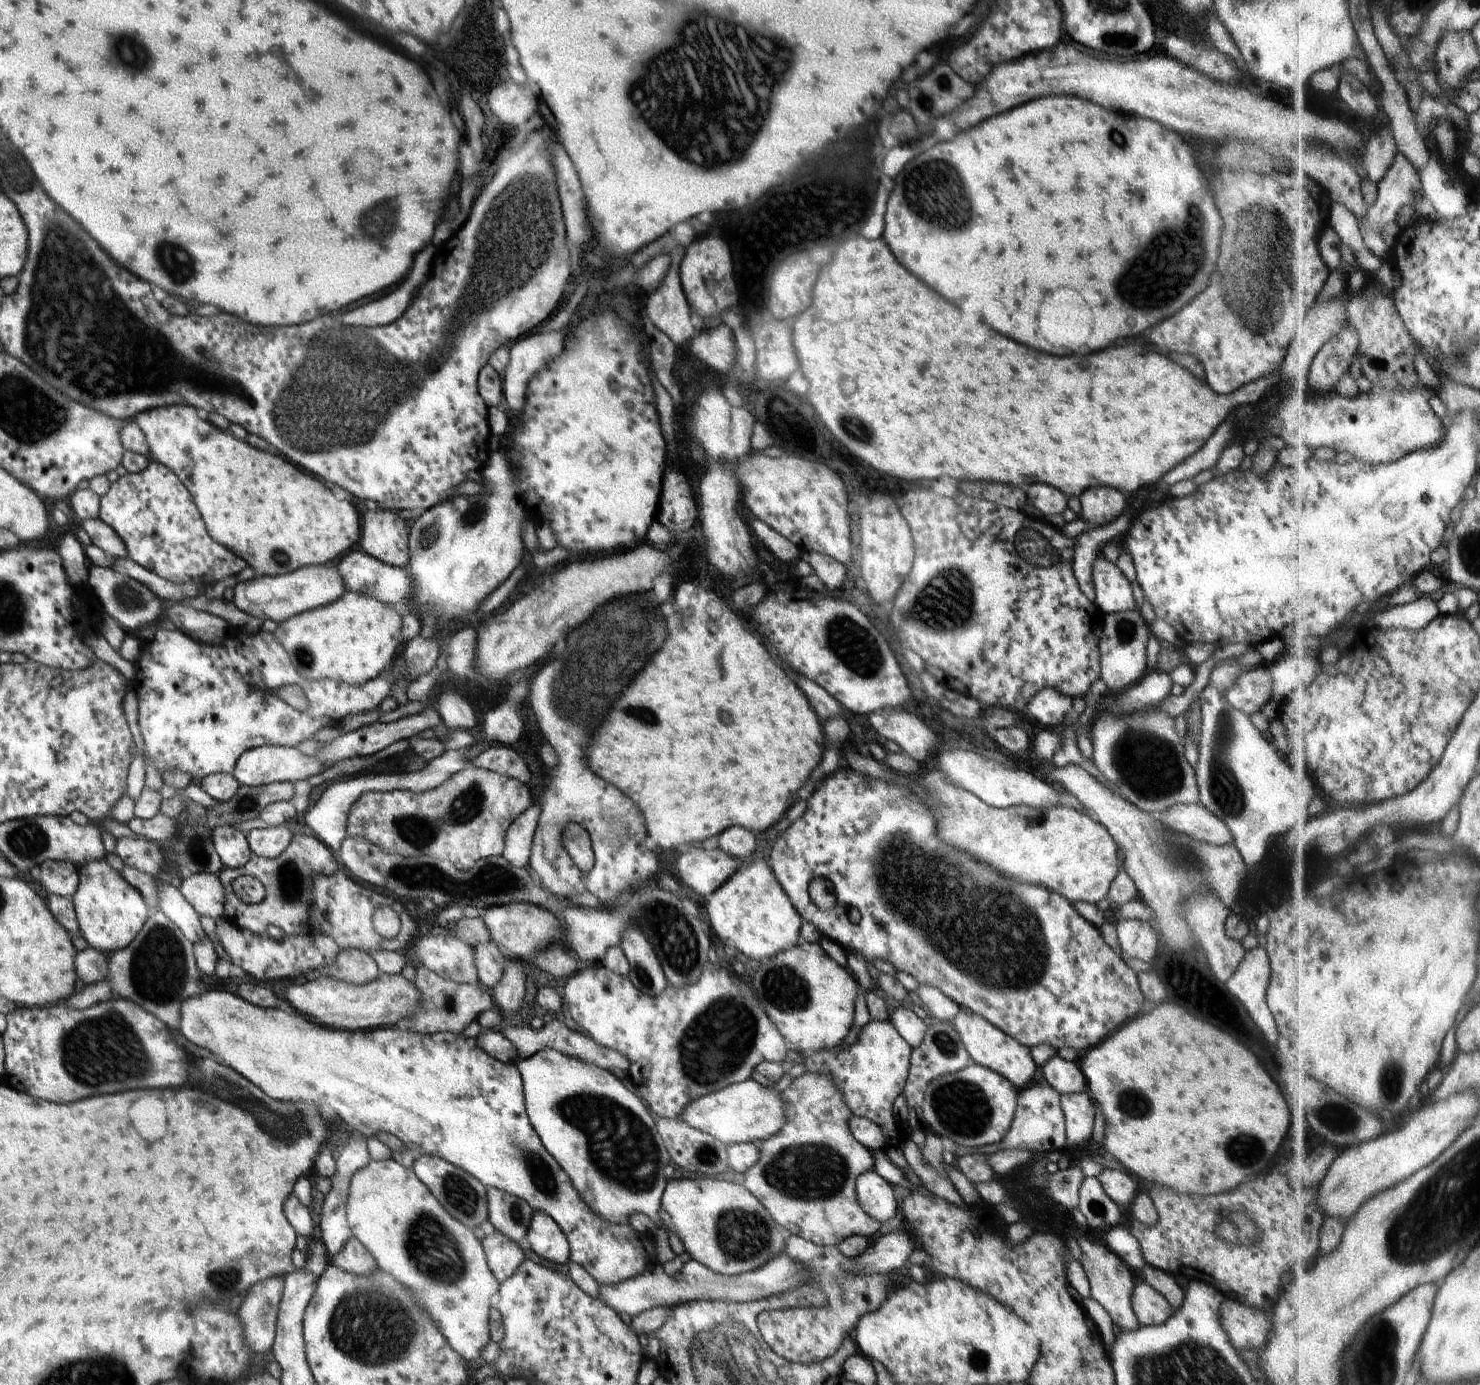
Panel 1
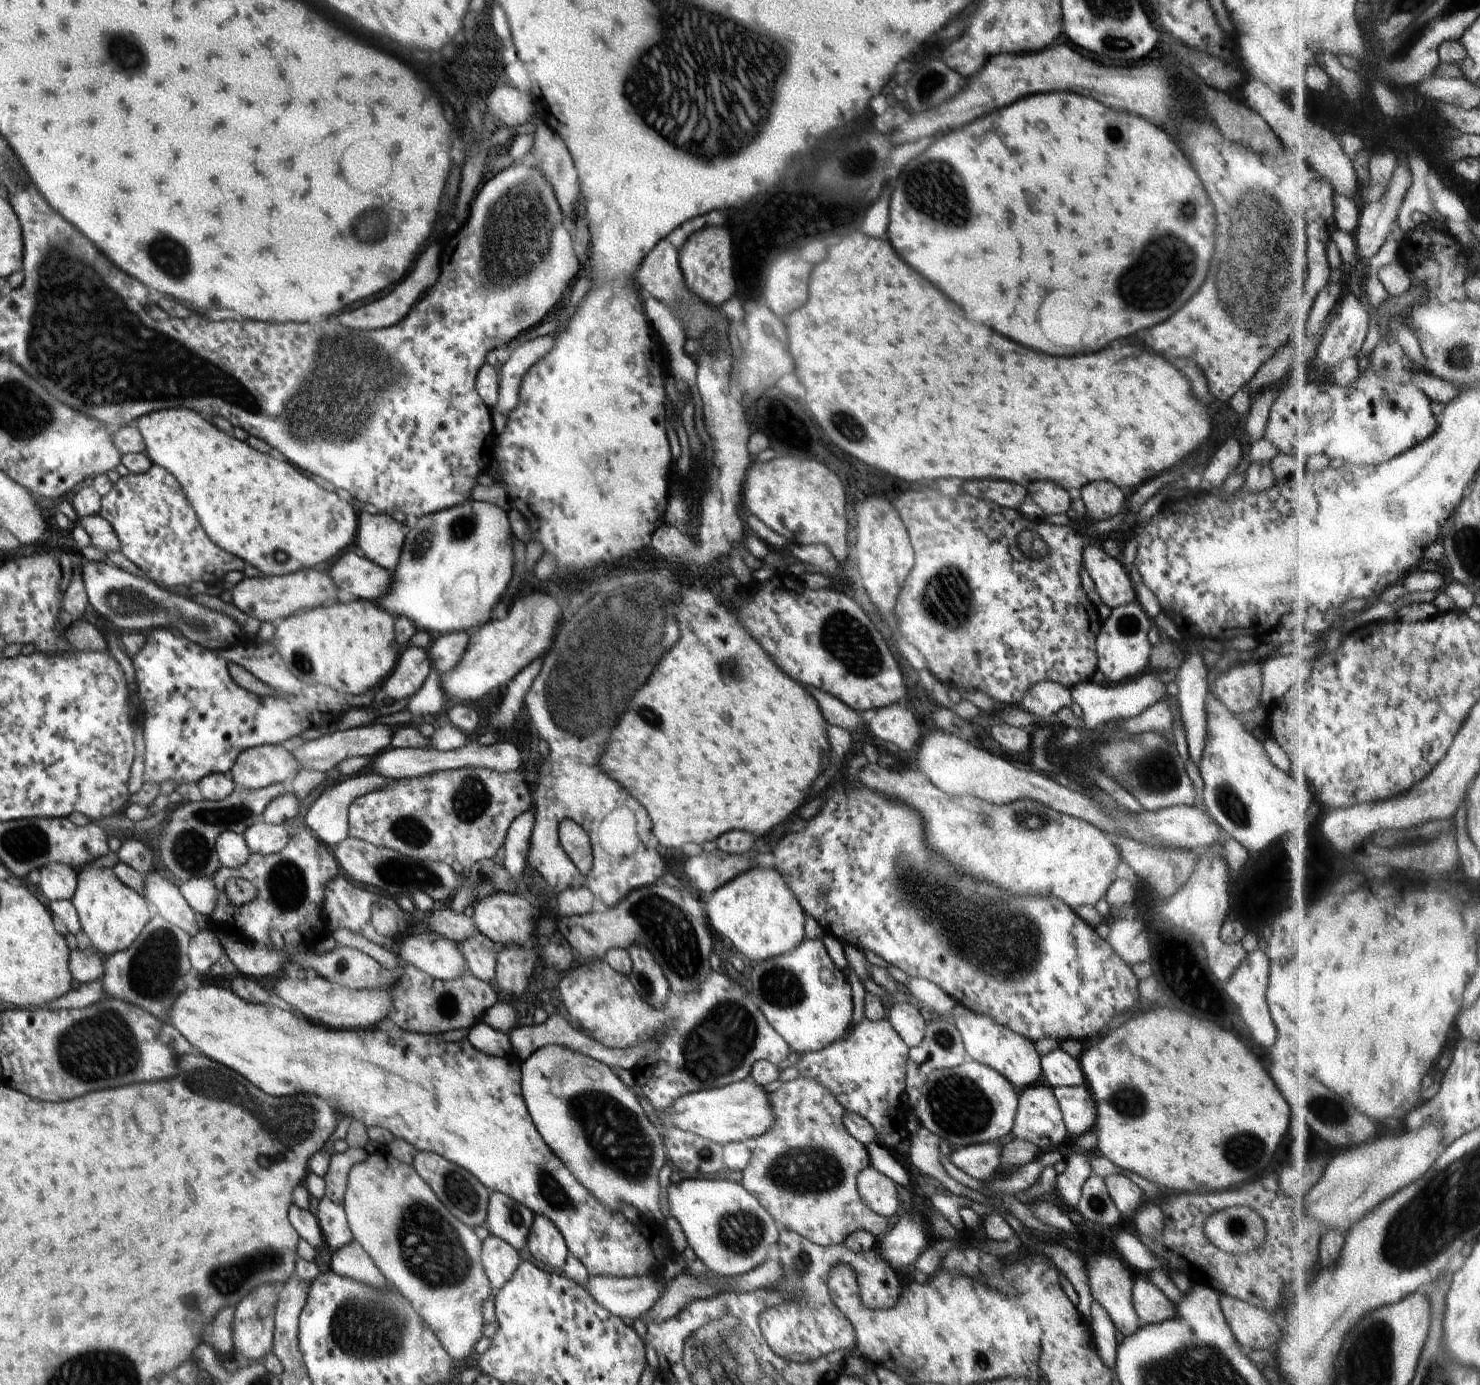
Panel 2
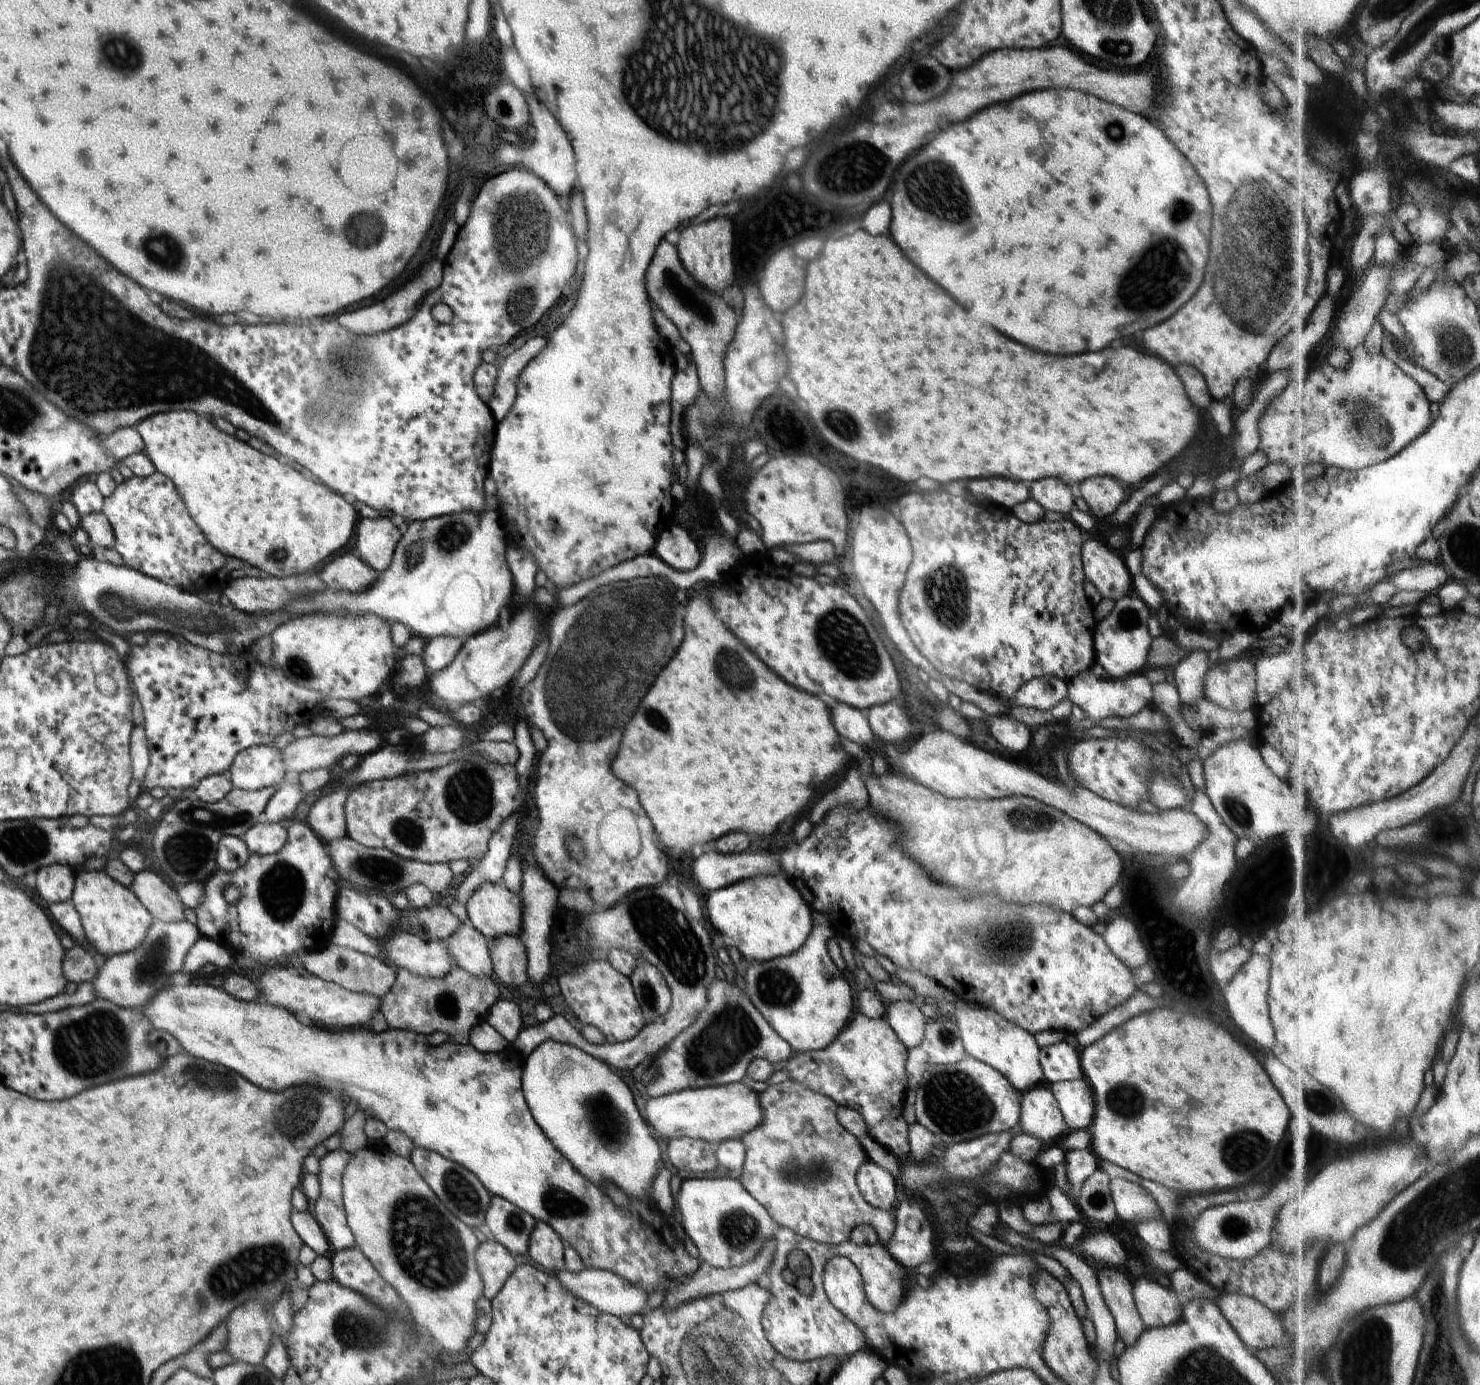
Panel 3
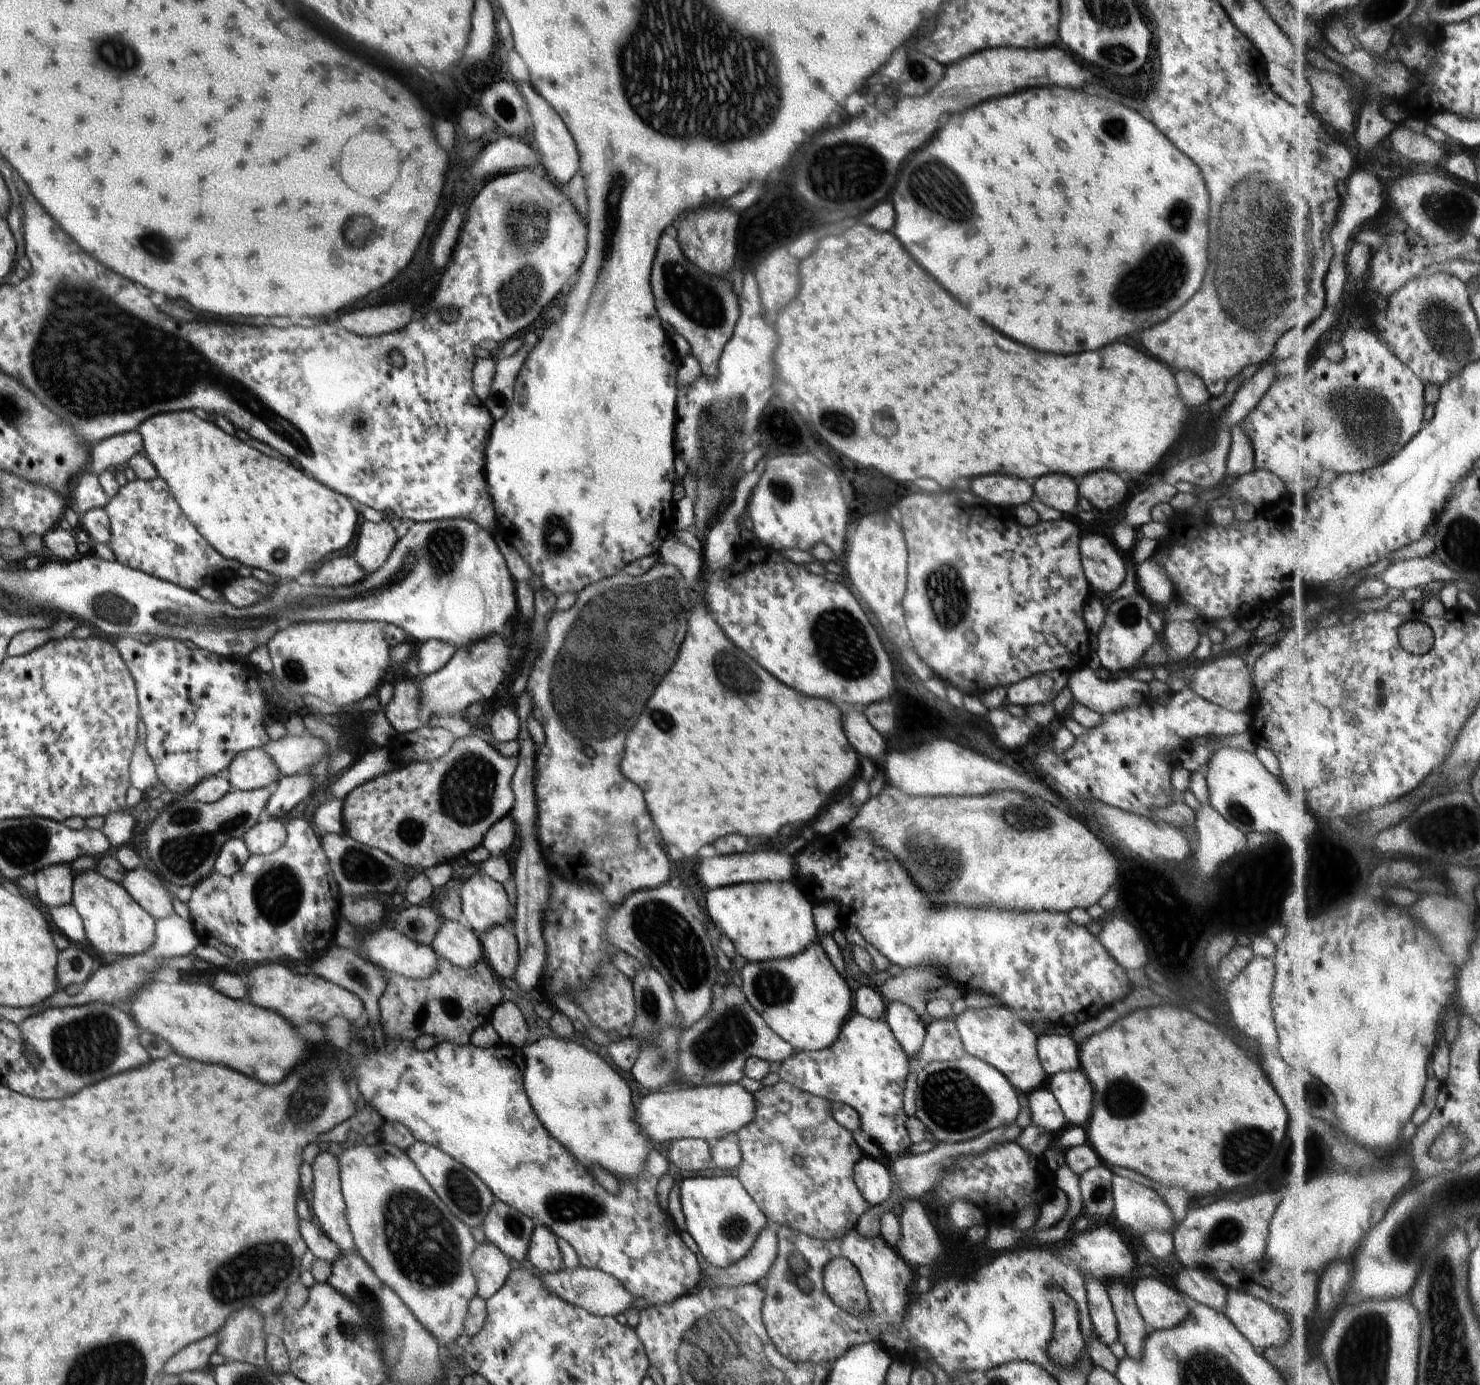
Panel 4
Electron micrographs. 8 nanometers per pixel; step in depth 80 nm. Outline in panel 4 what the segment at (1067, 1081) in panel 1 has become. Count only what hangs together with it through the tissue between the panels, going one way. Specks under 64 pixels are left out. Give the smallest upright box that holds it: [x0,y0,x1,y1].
[1036,1033,1079,1077]

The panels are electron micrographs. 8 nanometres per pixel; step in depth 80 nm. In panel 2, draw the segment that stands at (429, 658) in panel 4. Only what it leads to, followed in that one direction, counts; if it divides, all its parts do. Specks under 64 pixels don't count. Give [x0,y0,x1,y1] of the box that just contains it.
[427,631,469,672]

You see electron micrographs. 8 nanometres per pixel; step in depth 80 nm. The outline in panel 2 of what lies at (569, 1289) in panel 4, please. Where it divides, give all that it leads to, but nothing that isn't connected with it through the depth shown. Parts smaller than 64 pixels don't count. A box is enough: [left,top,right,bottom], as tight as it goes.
[585,1275,664,1319]

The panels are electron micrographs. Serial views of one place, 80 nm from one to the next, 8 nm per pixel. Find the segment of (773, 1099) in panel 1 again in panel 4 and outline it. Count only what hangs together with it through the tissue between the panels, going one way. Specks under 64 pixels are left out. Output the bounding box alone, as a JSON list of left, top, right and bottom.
[634,1084,754,1144]

